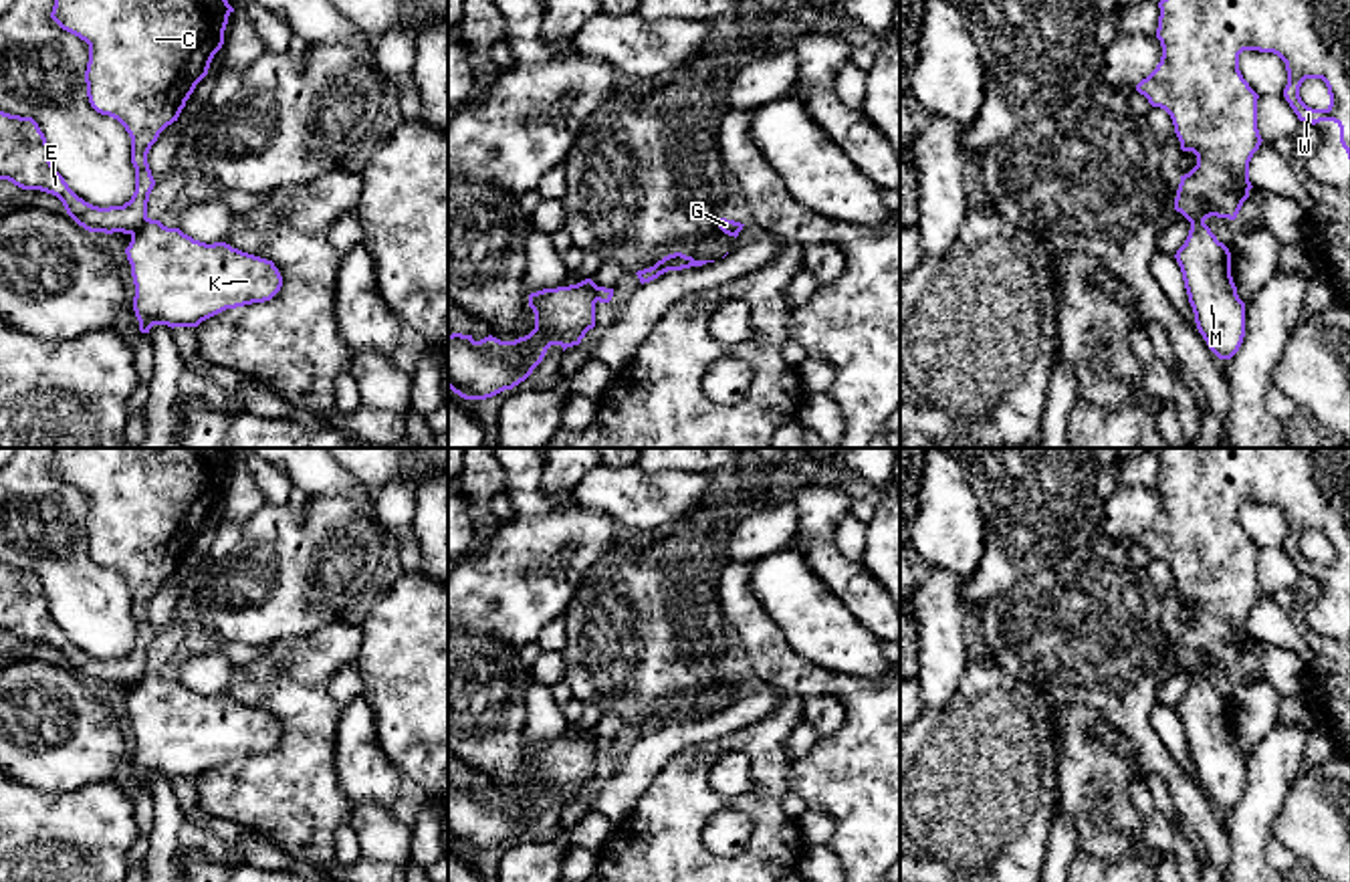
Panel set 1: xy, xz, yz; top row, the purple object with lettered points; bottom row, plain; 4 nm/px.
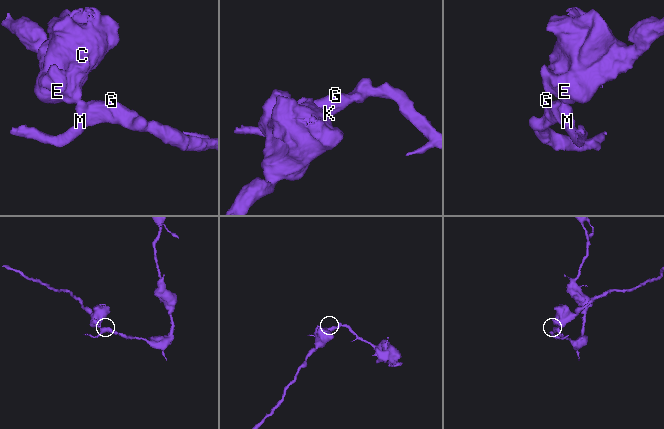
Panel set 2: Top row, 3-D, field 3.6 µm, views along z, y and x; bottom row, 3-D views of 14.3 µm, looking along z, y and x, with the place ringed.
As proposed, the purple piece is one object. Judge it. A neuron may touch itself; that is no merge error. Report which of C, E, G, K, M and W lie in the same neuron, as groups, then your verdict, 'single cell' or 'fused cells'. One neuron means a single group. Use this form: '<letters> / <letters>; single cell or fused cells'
C E W / G K M; fused cells

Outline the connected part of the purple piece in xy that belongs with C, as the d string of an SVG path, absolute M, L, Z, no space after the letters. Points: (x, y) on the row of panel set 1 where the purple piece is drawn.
M54 0L50 18L89 44L91 107L117 119L131 137L135 192L123 206L85 202L54 170L38 123L4 111L0 180L57 196L89 232L137 232L155 186L147 153L208 75L232 12L228 0Z

